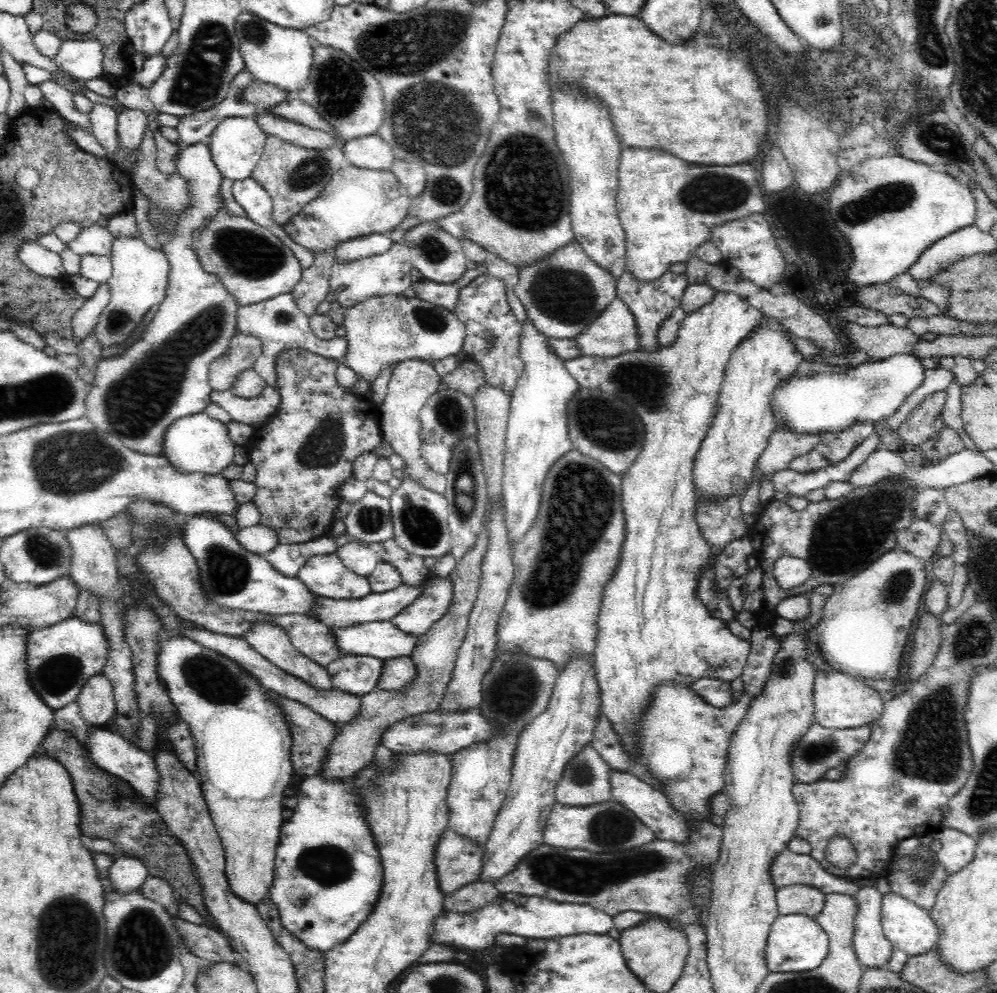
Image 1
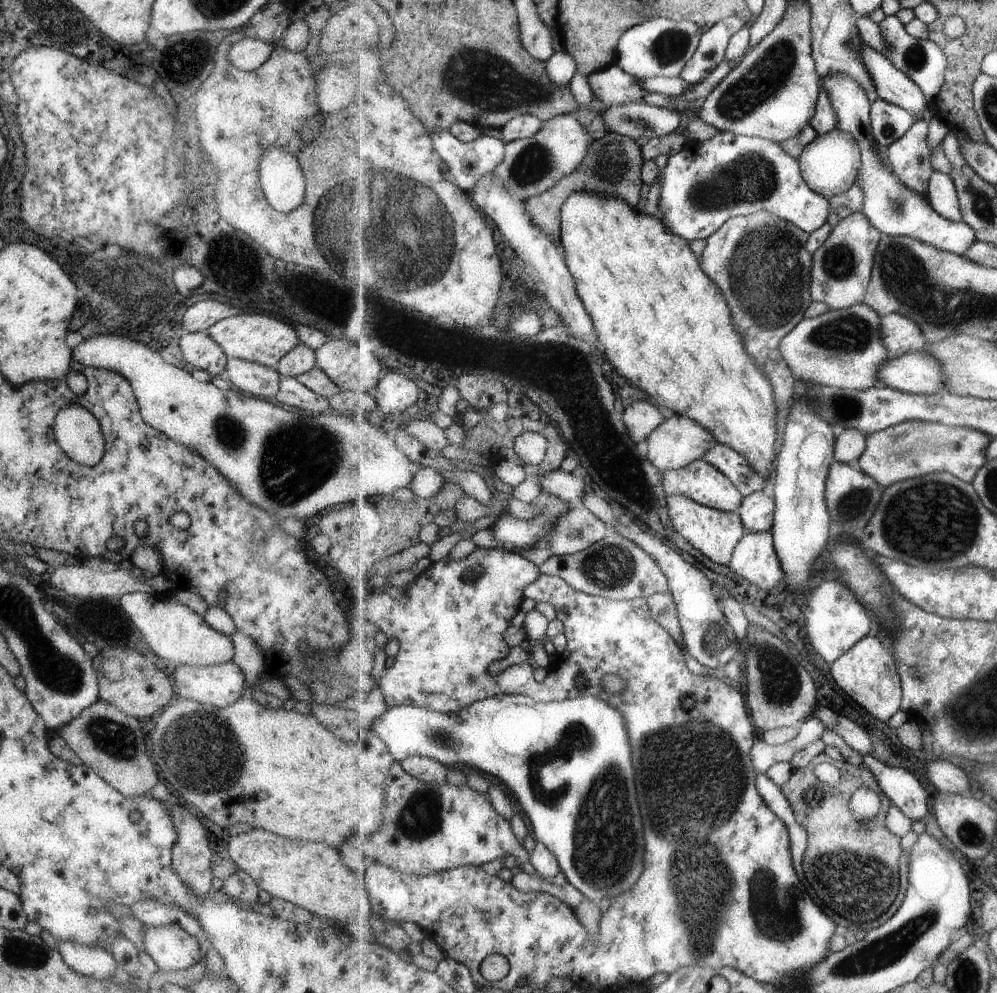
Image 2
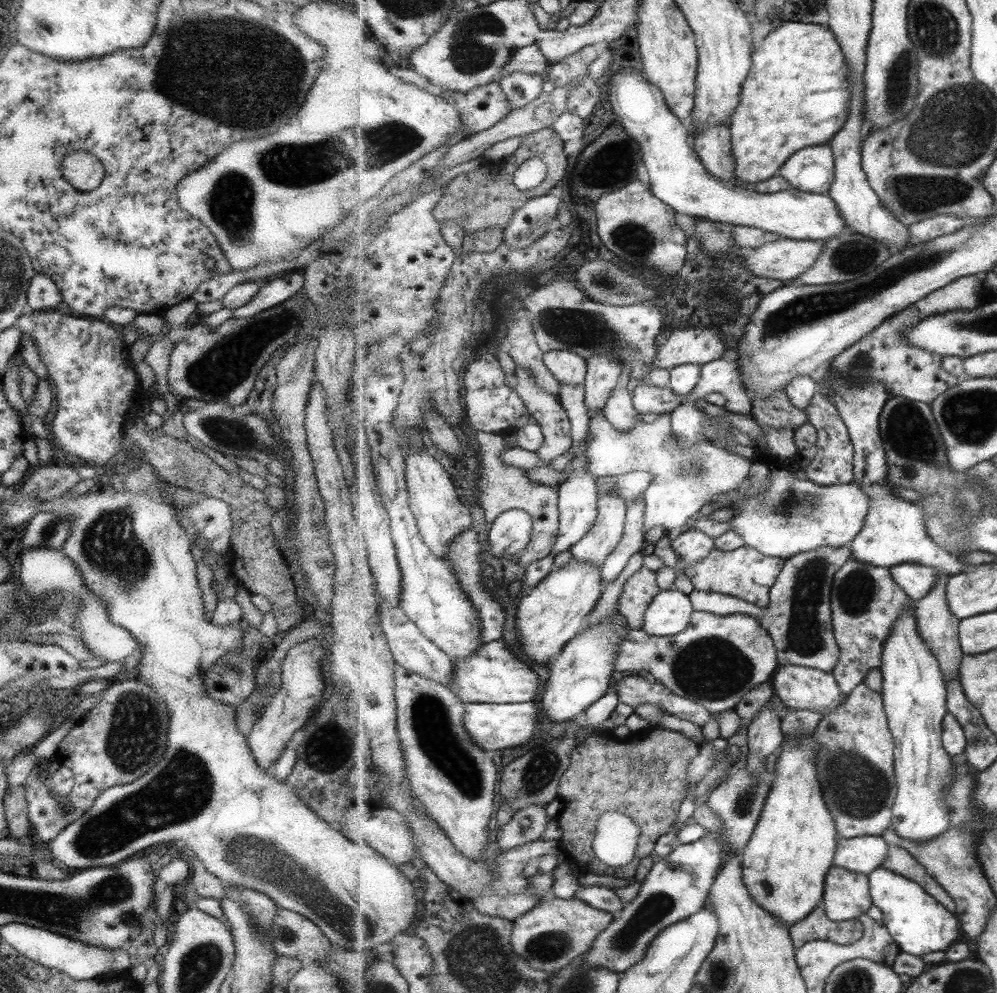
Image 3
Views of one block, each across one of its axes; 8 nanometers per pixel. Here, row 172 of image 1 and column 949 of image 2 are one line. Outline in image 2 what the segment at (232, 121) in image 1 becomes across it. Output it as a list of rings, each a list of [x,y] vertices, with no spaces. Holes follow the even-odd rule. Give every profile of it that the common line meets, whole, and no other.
[[[829,75],[822,78],[823,89],[827,89],[831,100],[833,101],[835,110],[839,117],[839,127],[845,132],[850,132],[862,148],[862,170],[859,171],[857,182],[862,184],[866,201],[863,205],[862,212],[871,220],[882,233],[891,236],[908,236],[914,239],[935,245],[937,248],[944,251],[954,252],[958,255],[963,255],[964,252],[977,240],[977,232],[964,220],[960,223],[946,219],[941,216],[929,201],[929,197],[921,196],[916,190],[909,188],[902,180],[891,170],[889,162],[885,162],[880,155],[881,146],[879,146],[871,124],[871,107],[872,102],[868,97],[867,91],[859,84],[852,76],[843,75]]]

